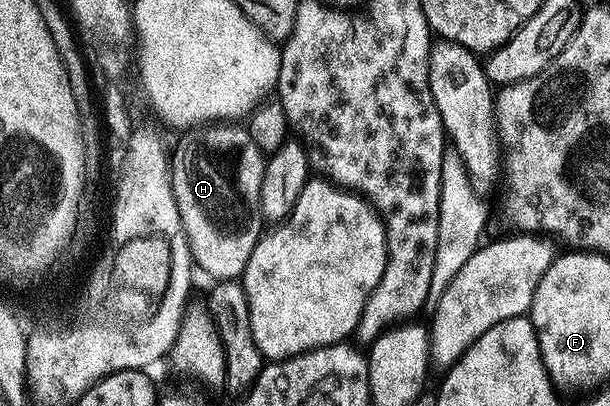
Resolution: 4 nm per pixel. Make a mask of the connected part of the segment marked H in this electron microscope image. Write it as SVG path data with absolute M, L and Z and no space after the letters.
M213 122L185 131L181 136L184 137L177 142L176 149L170 152L170 175L176 199L175 215L180 216L180 224L184 227L182 235L188 242L193 265L213 276L211 279L216 282L243 277L246 262L250 262L250 254L254 254L254 246L262 235L260 195L265 153L254 146L247 127L232 122Z

